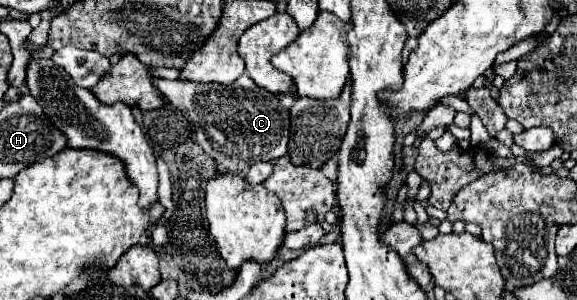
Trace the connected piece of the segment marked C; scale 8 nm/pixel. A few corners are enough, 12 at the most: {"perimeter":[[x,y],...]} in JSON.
{"perimeter":[[241,75],[229,87],[153,77],[195,111],[203,151],[245,175],[287,153],[289,111]]}

